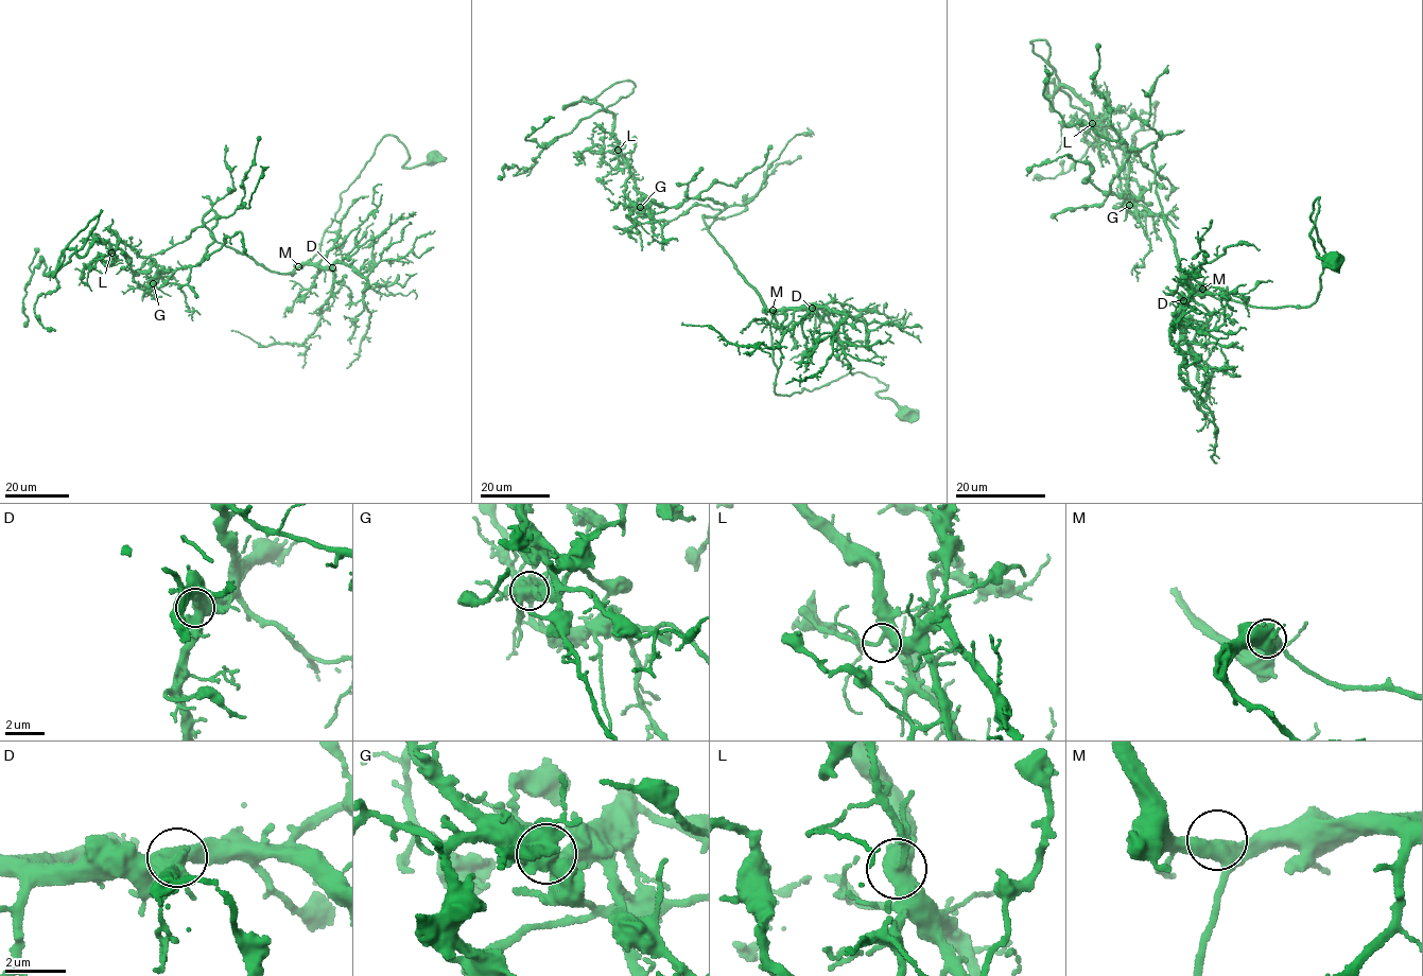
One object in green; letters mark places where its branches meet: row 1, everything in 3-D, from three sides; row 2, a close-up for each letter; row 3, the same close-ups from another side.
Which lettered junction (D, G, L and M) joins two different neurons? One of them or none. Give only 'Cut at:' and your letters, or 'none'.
Cut at: G

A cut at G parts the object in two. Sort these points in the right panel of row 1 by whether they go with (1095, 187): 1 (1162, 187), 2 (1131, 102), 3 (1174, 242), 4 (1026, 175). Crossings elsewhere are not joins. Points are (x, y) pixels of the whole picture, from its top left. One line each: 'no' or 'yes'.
1: no
2: no
3: yes
4: yes

